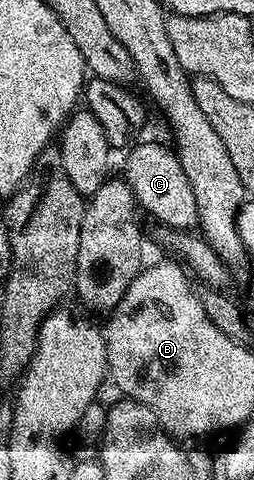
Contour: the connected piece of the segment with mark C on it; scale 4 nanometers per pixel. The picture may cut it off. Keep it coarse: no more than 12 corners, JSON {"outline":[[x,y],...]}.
{"outline":[[138,143],[125,180],[168,229],[198,224],[192,183],[173,148]]}

